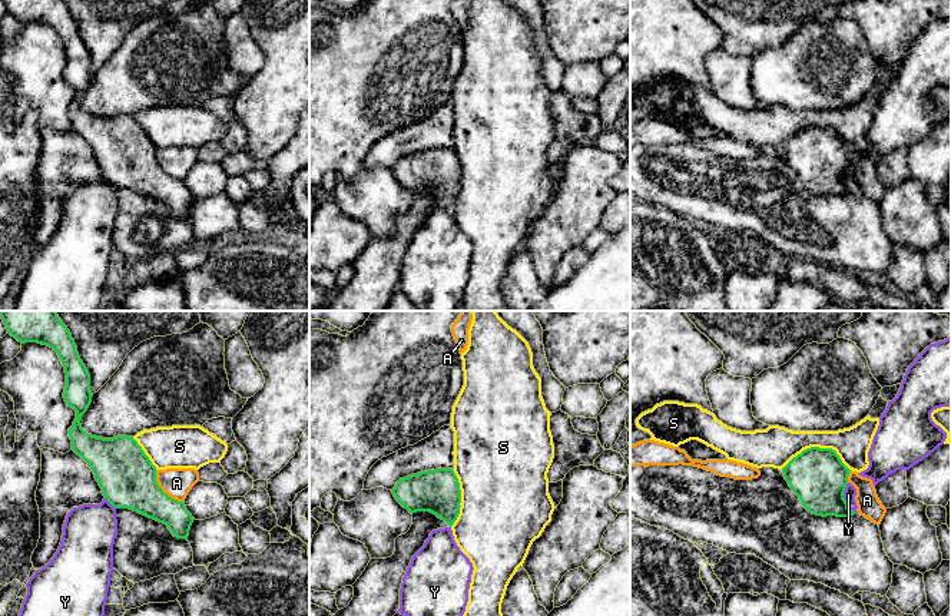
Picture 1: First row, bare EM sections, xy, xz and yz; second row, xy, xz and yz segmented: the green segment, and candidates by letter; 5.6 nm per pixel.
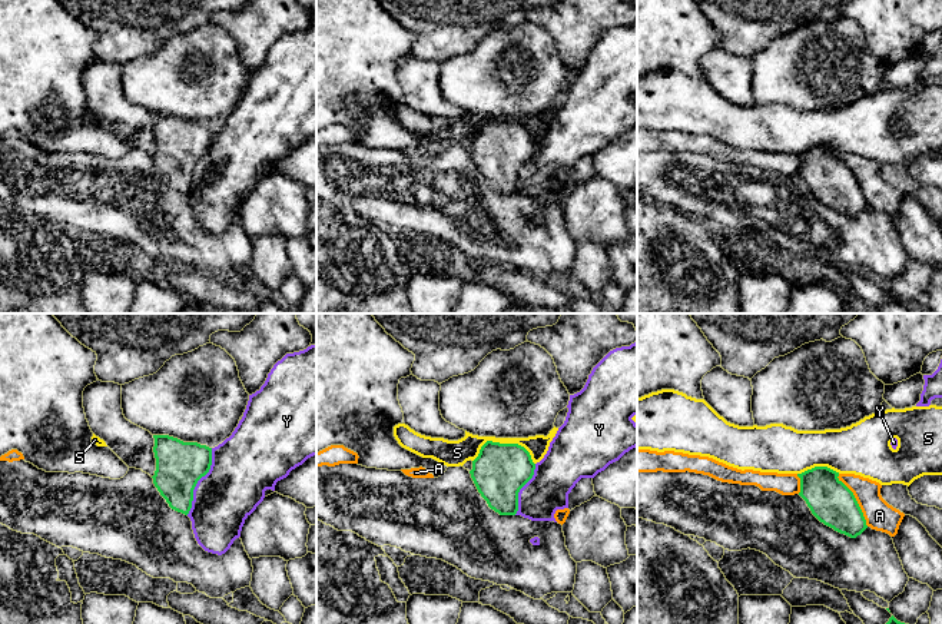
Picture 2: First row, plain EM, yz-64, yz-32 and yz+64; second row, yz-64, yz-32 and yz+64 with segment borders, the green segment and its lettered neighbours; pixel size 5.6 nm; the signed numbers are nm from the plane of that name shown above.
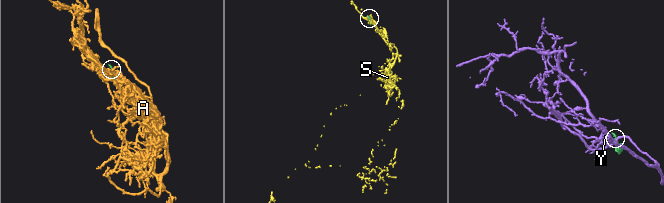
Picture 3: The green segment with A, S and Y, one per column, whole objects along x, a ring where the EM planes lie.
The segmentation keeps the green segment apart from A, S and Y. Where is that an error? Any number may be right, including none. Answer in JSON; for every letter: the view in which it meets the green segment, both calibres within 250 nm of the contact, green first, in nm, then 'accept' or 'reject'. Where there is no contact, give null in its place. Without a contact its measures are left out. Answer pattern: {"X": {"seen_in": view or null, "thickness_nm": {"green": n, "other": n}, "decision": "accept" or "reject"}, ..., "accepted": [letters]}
{"A": {"seen_in": "xy", "thickness_nm": {"green": 320, "other": 170}, "decision": "reject"}, "S": {"seen_in": "yz", "thickness_nm": {"green": 320, "other": 220}, "decision": "reject"}, "Y": {"seen_in": "yz", "thickness_nm": {"green": 320, "other": 70}, "decision": "reject"}, "accepted": []}

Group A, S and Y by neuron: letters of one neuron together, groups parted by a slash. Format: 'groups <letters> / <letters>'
groups A / S / Y

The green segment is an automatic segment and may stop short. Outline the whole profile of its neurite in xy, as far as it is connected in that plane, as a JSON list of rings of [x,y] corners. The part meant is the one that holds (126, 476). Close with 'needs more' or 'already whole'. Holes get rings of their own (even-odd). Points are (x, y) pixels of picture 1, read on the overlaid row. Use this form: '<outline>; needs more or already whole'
[[[0,311],[0,317],[7,332],[19,342],[37,342],[50,347],[57,352],[66,372],[66,387],[63,398],[69,407],[76,411],[73,425],[69,428],[72,450],[80,456],[92,468],[96,481],[99,483],[105,499],[115,509],[129,509],[149,519],[168,526],[172,534],[178,539],[189,536],[193,523],[192,514],[188,511],[185,501],[178,501],[169,497],[156,481],[156,467],[145,454],[142,447],[133,437],[117,435],[113,438],[96,437],[82,428],[82,415],[87,411],[92,403],[90,374],[79,357],[77,347],[70,331],[59,318],[56,311]]]; already whole

